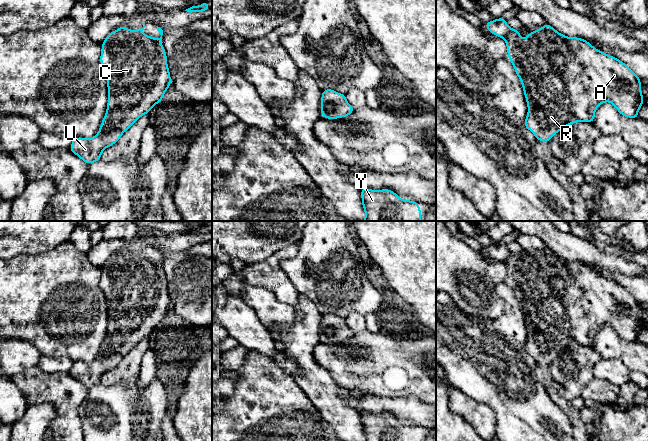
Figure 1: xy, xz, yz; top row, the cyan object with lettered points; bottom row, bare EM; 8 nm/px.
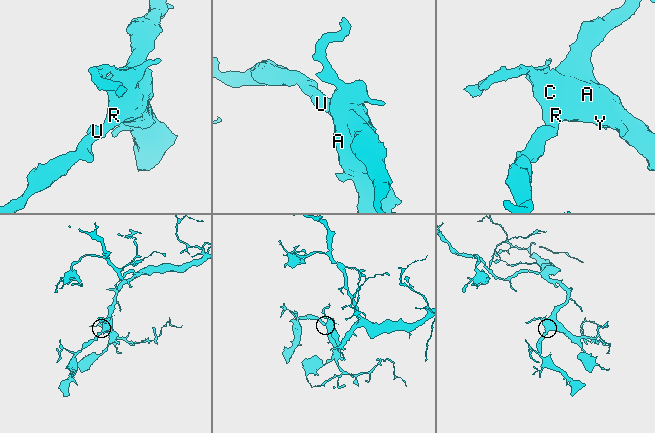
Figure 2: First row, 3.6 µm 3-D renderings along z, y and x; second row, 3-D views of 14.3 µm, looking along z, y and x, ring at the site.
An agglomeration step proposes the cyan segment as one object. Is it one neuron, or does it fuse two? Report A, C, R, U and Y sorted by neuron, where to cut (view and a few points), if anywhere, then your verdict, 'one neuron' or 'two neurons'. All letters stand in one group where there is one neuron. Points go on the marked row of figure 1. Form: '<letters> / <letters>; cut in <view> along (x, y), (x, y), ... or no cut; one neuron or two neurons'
A C R U Y; no cut; one neuron

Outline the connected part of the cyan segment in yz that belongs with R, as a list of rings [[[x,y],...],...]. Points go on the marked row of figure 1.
[[[502,17],[484,24],[491,34],[503,38],[506,42],[507,58],[512,61],[515,73],[521,81],[528,107],[527,117],[522,123],[535,135],[536,140],[549,142],[566,126],[576,122],[592,123],[596,109],[605,101],[613,104],[622,116],[639,119],[638,110],[644,104],[641,80],[621,60],[596,49],[587,40],[567,37],[557,32],[548,23],[539,30],[533,29],[525,40],[521,39],[520,30],[510,28]]]

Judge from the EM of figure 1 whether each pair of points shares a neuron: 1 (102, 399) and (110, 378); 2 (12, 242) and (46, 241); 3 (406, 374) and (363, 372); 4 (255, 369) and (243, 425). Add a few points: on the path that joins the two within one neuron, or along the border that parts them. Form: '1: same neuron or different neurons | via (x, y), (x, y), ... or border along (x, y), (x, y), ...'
1: different neurons | border along (101, 383), (104, 385), (122, 384), (130, 386)
2: same neuron | via (20, 241), (38, 241)
3: same neuron | via (395, 374), (374, 374)
4: same neuron | via (256, 383), (256, 411)

